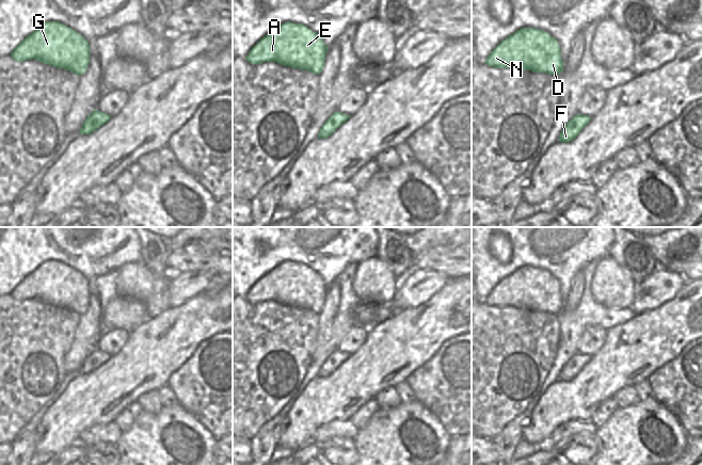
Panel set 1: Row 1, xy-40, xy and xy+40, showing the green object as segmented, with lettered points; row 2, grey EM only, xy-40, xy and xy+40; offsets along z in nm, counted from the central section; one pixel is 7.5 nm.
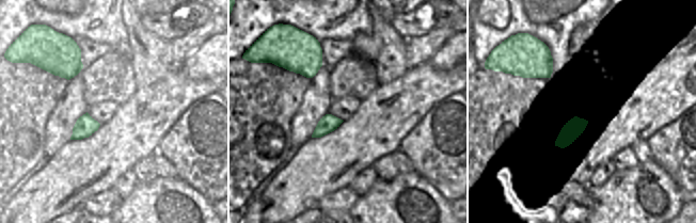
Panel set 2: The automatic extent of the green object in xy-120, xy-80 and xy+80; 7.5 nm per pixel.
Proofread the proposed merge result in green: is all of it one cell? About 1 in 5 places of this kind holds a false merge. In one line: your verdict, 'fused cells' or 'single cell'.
single cell

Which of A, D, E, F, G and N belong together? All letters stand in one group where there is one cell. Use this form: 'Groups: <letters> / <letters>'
Groups: A D E F G N.

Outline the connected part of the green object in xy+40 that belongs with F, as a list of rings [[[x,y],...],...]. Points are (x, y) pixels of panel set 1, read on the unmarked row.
[[[577,353],[572,356],[559,372],[559,380],[569,382],[576,378],[580,370],[589,363],[591,356],[588,354]]]

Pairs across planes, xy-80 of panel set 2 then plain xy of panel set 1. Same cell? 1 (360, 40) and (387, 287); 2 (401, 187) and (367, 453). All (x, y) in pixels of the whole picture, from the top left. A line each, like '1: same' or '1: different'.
1: same
2: same

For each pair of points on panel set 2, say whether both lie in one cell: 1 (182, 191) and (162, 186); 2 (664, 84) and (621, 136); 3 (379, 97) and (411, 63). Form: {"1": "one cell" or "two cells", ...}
{"1": "one cell", "2": "one cell", "3": "two cells"}

